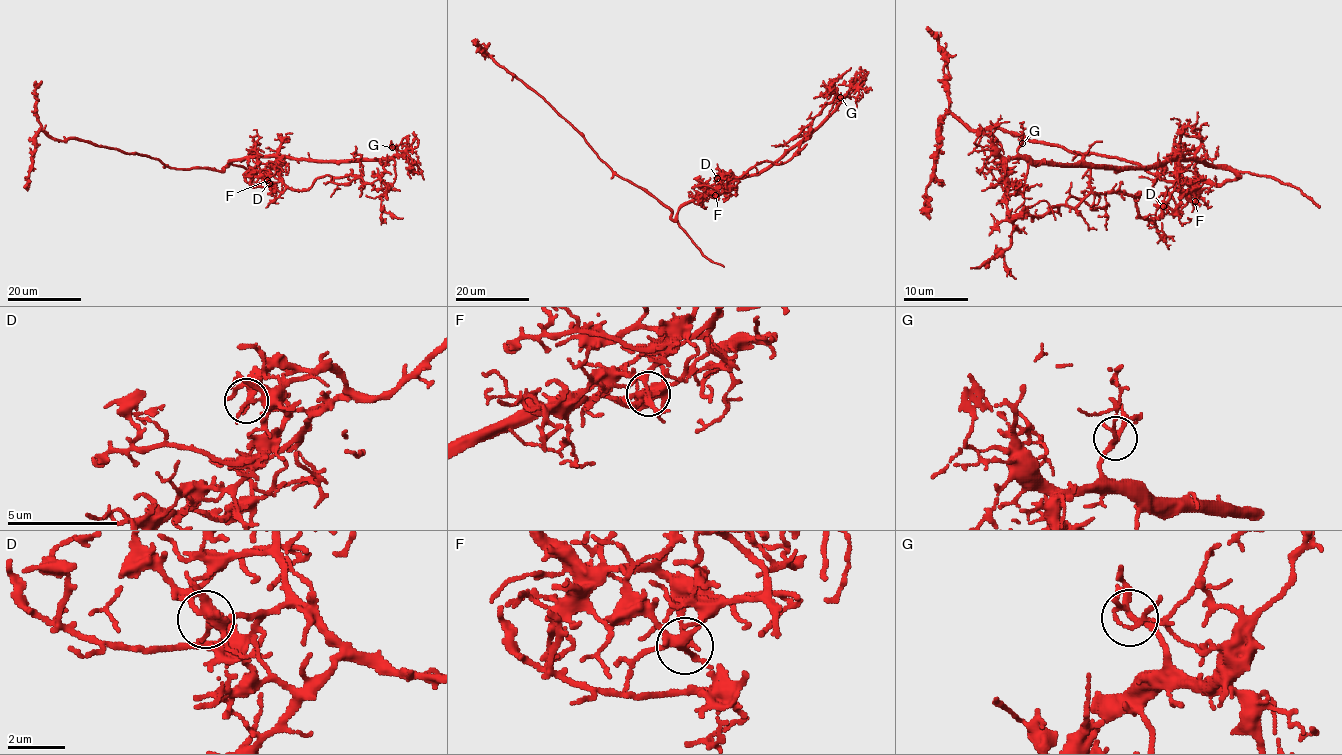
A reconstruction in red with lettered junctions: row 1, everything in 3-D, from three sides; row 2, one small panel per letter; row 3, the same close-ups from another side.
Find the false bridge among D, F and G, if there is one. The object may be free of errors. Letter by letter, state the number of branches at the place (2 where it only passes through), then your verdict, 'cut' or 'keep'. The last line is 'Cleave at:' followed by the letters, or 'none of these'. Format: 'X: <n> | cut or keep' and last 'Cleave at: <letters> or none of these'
D: 5 | keep
F: 5 | cut
G: 4 | keep
Cleave at: F

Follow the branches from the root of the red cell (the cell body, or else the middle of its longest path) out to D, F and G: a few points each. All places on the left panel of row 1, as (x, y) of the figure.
D: (217, 170), (247, 158), (249, 166), (266, 179), (278, 175), (277, 182), (269, 183)
F: (217, 170), (223, 170), (229, 162), (247, 158), (249, 166), (263, 170), (267, 180)
G: (217, 170), (223, 170), (229, 162), (248, 157), (383, 160), (397, 153), (392, 147)

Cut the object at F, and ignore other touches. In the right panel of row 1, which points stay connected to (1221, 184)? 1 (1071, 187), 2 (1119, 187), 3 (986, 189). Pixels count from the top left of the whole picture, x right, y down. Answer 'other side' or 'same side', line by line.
1: other side
2: other side
3: other side

